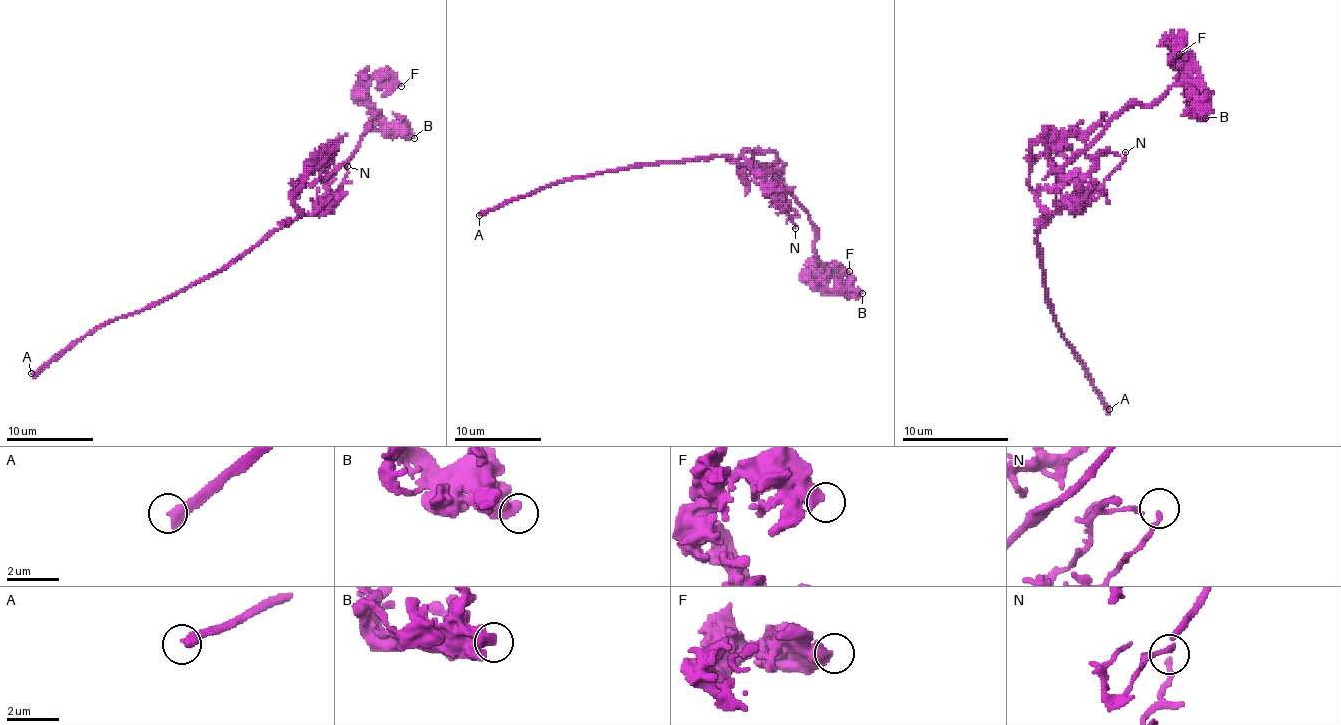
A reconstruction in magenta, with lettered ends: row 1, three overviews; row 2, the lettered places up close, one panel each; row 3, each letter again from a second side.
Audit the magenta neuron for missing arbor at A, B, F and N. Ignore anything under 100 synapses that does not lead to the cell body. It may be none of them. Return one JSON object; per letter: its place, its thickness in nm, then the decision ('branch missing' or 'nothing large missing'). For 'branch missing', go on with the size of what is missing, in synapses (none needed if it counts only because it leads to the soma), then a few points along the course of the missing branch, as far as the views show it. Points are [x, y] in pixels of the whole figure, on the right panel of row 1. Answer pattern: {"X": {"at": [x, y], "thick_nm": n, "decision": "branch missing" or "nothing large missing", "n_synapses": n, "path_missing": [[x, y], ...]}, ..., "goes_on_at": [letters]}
{"A": {"at": [1109, 409], "thick_nm": 440, "decision": "branch missing"}, "B": {"at": [1205, 118], "thick_nm": 440, "decision": "nothing large missing"}, "F": {"at": [1179, 54], "thick_nm": 550, "decision": "nothing large missing"}, "N": {"at": [1125, 152], "thick_nm": 140, "decision": "nothing large missing"}, "goes_on_at": ["A"]}

